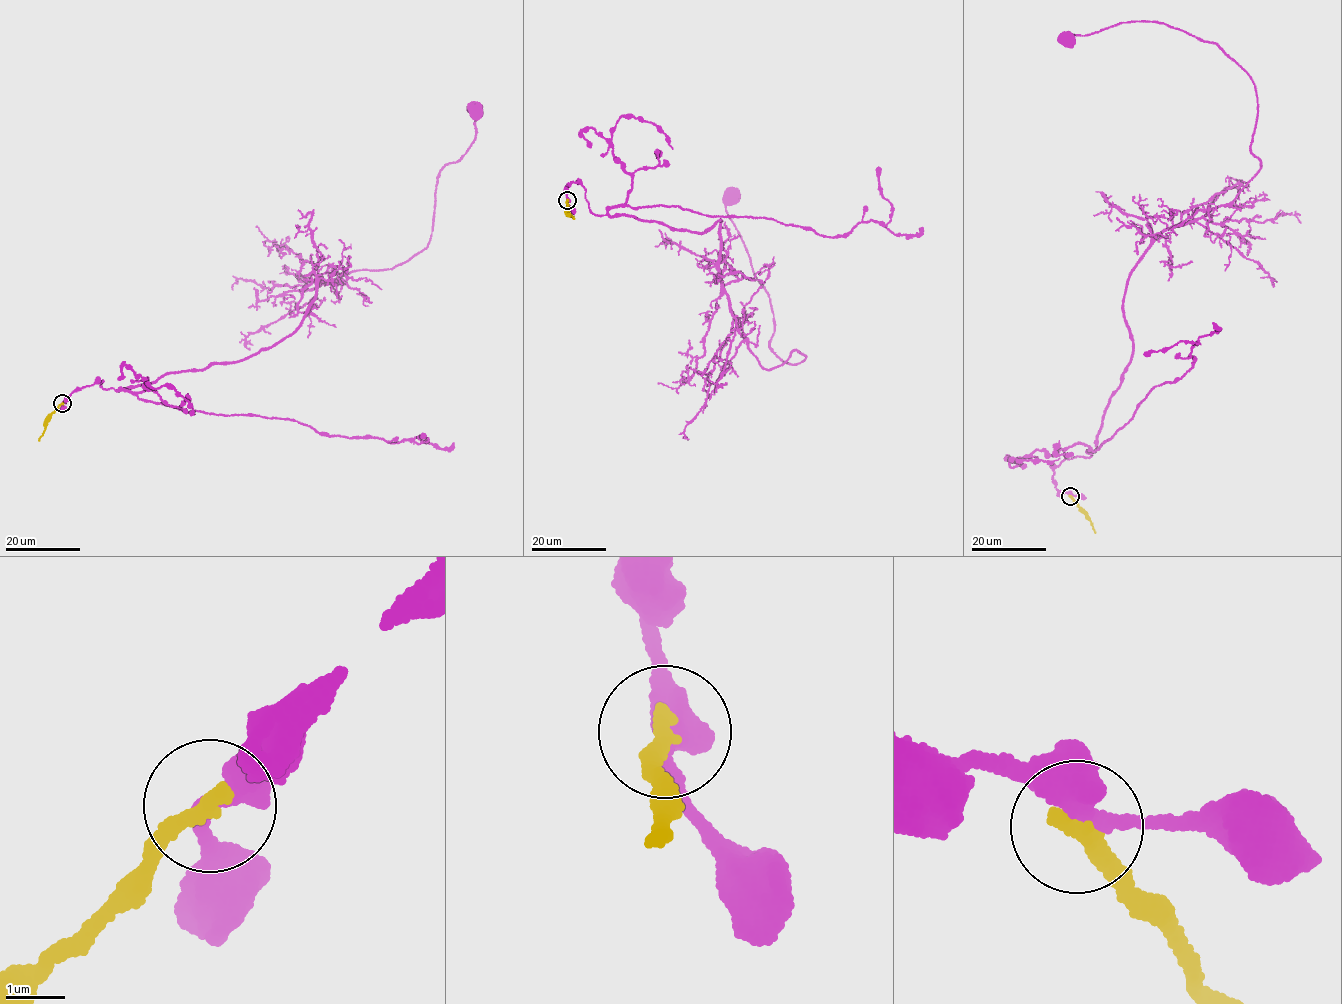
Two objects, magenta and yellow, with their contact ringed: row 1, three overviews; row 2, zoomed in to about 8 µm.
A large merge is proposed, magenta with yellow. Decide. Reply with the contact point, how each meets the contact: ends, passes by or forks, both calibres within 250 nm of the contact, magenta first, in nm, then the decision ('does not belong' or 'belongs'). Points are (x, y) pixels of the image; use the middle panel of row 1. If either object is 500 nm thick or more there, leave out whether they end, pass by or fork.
place (567, 200); magenta passes by; yellow ends; calibres 360 and 340 nm; belongs

